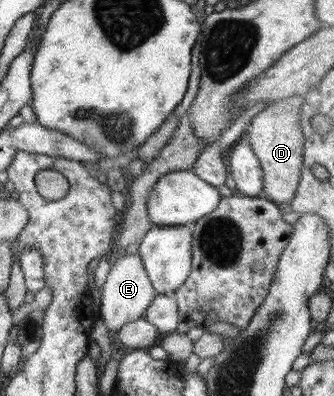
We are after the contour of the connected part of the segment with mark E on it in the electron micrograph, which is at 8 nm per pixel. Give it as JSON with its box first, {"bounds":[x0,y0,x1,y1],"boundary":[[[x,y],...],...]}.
{"bounds":[99,253,156,333],"boundary":[[[126,253],[123,258],[118,258],[114,266],[111,266],[106,277],[106,282],[101,290],[99,317],[104,321],[110,333],[116,333],[125,324],[144,316],[156,293],[144,265],[142,265],[140,255],[138,253],[134,255]]]}

